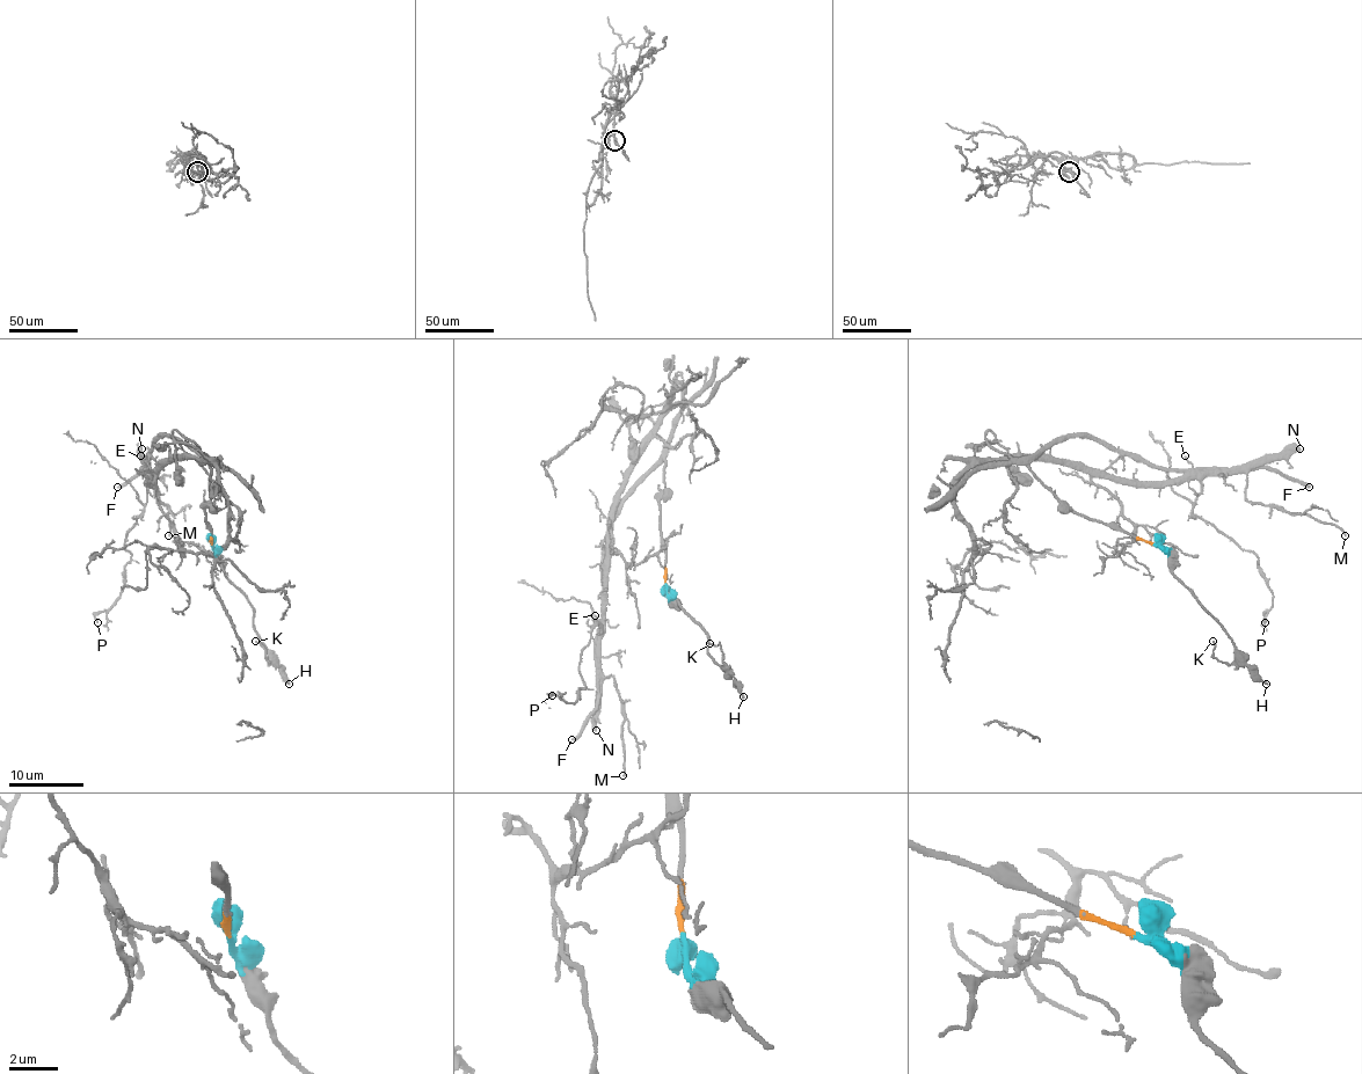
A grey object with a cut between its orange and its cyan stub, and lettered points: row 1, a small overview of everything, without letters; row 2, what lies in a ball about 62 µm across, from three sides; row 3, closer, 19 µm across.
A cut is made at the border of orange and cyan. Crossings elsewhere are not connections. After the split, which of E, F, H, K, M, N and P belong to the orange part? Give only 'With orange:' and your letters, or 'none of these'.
With orange: E, F, M, N, P

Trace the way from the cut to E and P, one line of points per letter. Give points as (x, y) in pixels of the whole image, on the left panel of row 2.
E: (210, 545), (206, 513), (209, 464), (184, 444), (167, 436), (161, 436), (148, 451), (148, 469), (141, 457)
P: (210, 545), (209, 464), (161, 436), (148, 451), (143, 513), (126, 533), (121, 597), (94, 616), (97, 622)

